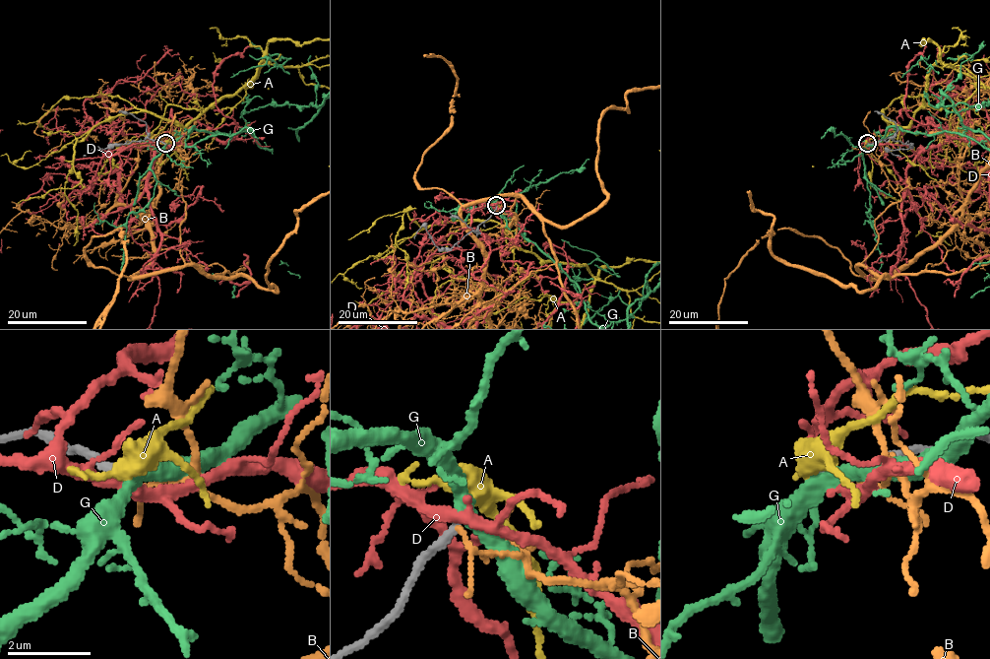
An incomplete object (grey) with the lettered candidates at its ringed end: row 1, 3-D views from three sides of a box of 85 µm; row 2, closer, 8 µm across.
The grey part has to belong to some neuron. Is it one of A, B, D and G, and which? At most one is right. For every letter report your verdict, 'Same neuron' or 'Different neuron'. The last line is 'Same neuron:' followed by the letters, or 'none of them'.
A: Different neuron
B: Different neuron
D: Different neuron
G: Different neuron
Same neuron: none of them

